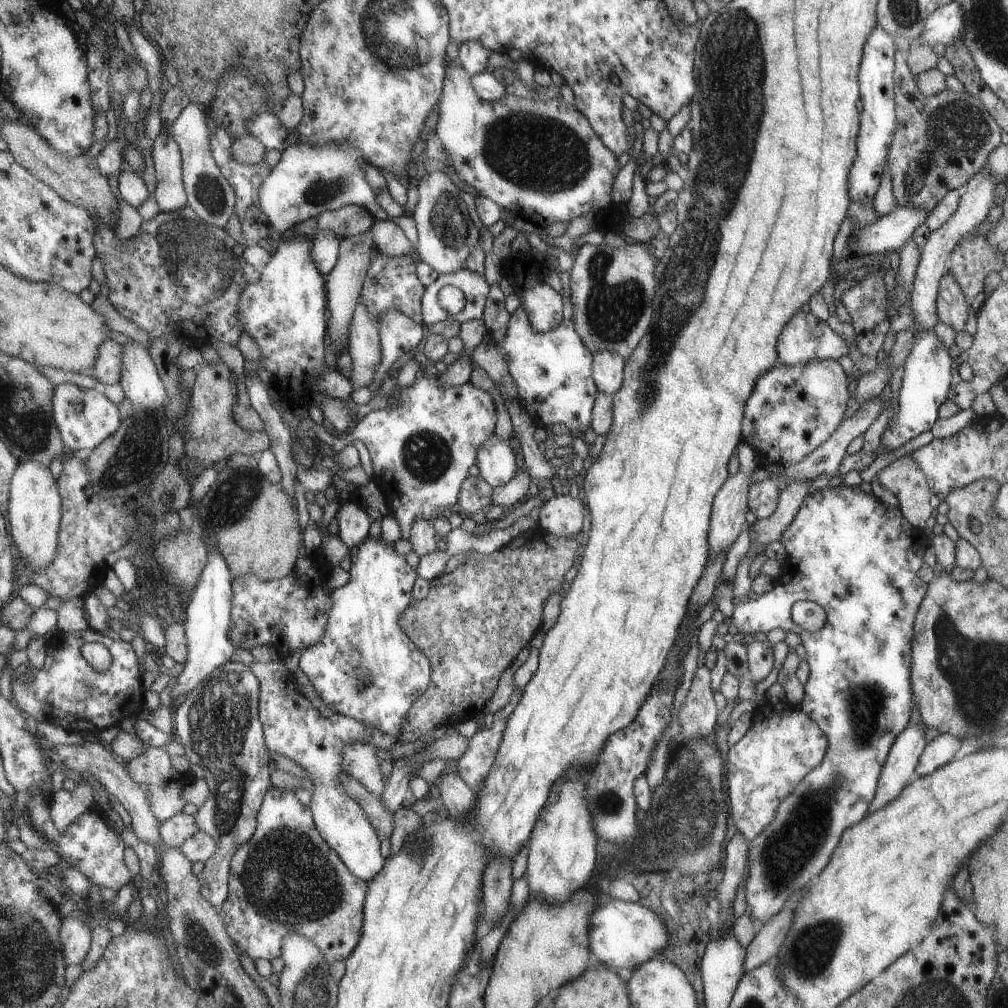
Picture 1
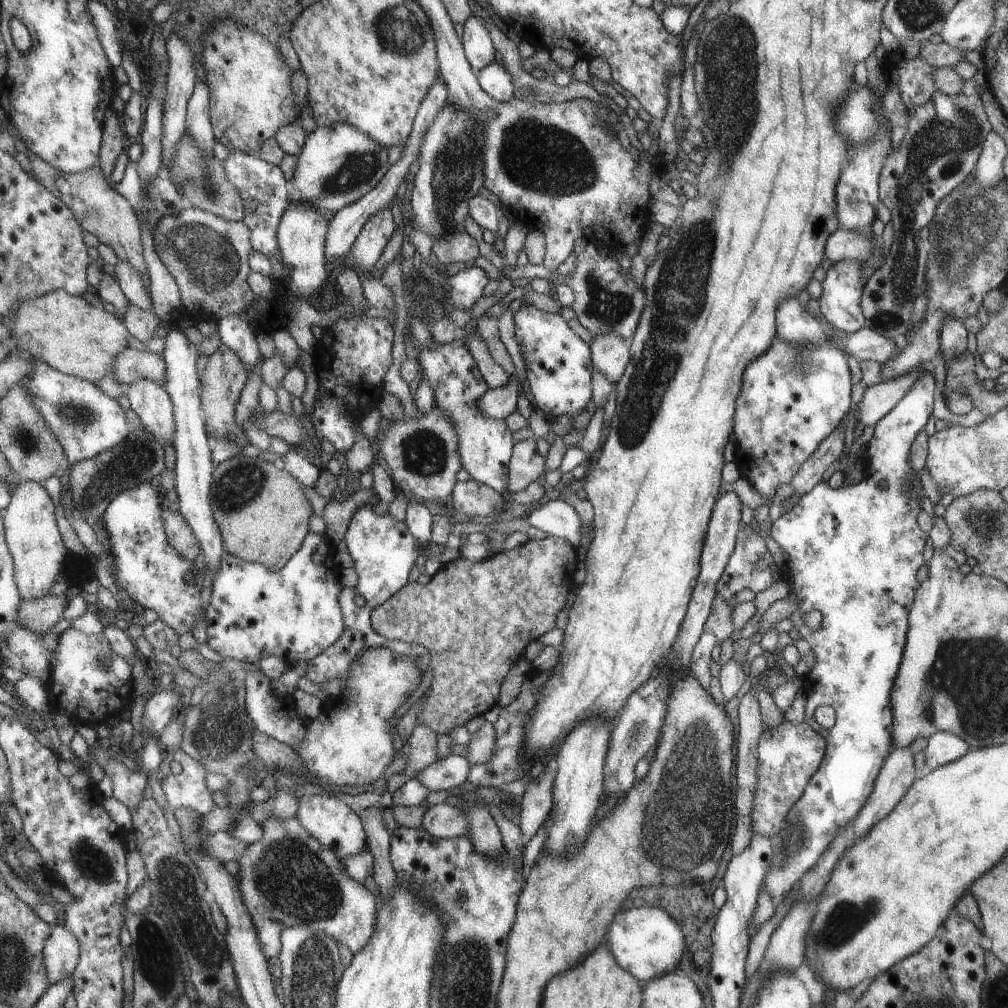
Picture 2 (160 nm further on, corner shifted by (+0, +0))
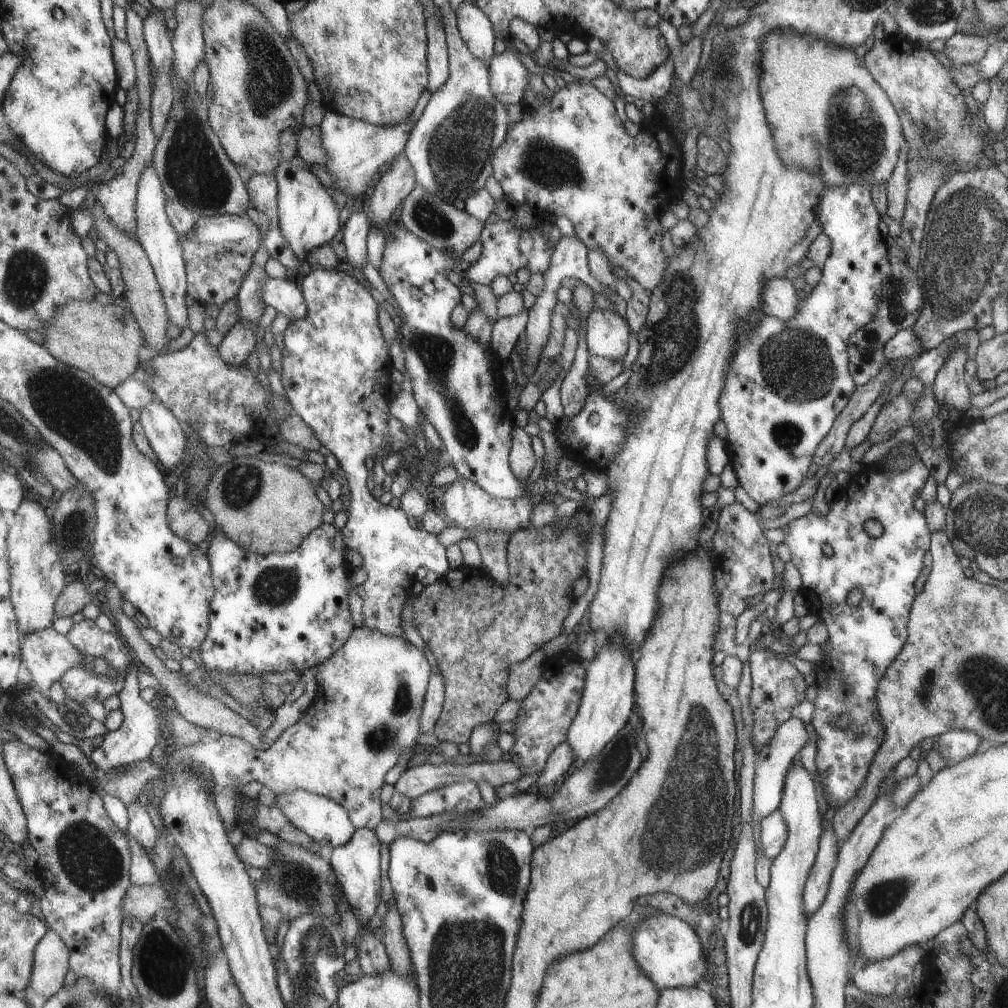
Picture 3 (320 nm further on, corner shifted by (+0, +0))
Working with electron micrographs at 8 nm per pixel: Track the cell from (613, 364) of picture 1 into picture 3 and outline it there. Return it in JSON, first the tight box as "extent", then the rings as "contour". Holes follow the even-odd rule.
{"extent":[585,308,629,360],"contour":[[[592,308],[585,320],[588,356],[623,360],[629,332],[627,321],[615,310]]]}

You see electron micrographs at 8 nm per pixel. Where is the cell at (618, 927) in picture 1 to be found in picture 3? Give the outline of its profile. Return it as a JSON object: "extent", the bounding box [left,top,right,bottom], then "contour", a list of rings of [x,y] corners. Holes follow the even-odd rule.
{"extent":[632,912,705,989],"contour":[[[654,912],[632,928],[632,954],[640,969],[659,989],[695,987],[705,972],[705,950],[698,934],[677,917]]]}

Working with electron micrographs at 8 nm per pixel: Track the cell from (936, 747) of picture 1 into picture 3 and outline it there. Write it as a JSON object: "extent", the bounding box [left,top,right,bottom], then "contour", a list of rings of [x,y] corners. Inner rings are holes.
{"extent":[935,730,980,766],"contour":[[[948,730],[935,742],[939,756],[946,760],[946,766],[957,764],[973,754],[980,741],[980,736],[972,730]]]}

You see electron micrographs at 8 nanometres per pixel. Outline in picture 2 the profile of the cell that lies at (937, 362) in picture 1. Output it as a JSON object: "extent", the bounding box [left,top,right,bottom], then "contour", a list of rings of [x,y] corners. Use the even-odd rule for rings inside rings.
{"extent":[762,372,935,900],"contour":[[[923,372],[920,377],[910,386],[908,393],[897,402],[893,408],[886,415],[883,415],[875,424],[874,431],[871,439],[867,443],[866,448],[866,464],[865,469],[867,470],[867,476],[865,479],[861,479],[858,484],[850,484],[847,486],[840,486],[837,489],[831,489],[827,482],[819,481],[811,490],[808,490],[803,494],[798,502],[789,510],[789,512],[784,512],[776,520],[772,522],[770,527],[770,535],[773,540],[777,542],[781,548],[783,548],[785,554],[788,556],[788,562],[785,564],[788,569],[787,576],[783,579],[783,584],[787,589],[787,593],[793,593],[795,595],[794,602],[796,609],[788,618],[793,624],[793,628],[797,630],[800,634],[800,638],[804,639],[807,644],[809,644],[811,650],[814,654],[814,664],[811,669],[808,670],[808,673],[803,678],[803,692],[806,698],[806,704],[804,708],[804,721],[812,727],[818,735],[822,735],[827,743],[824,750],[824,758],[820,762],[819,768],[815,773],[812,774],[811,780],[808,782],[805,790],[801,793],[800,800],[795,802],[791,809],[788,810],[787,820],[791,822],[799,821],[802,824],[802,829],[804,830],[804,836],[802,837],[802,844],[800,845],[800,850],[797,853],[792,853],[791,855],[784,854],[784,847],[782,842],[784,837],[779,836],[780,840],[778,846],[774,848],[774,857],[772,858],[772,864],[768,872],[764,875],[762,880],[762,886],[767,890],[772,900],[775,898],[783,898],[785,894],[791,888],[796,880],[800,879],[806,870],[816,864],[816,860],[821,856],[821,853],[824,853],[828,849],[829,841],[832,840],[833,835],[836,833],[837,829],[841,827],[850,826],[851,820],[855,818],[856,814],[860,812],[860,809],[863,808],[865,801],[867,800],[869,794],[872,793],[873,785],[875,784],[876,774],[880,772],[881,765],[884,764],[884,759],[887,757],[891,750],[891,732],[892,732],[892,703],[891,703],[891,690],[893,681],[895,681],[897,671],[900,666],[900,660],[903,656],[904,646],[907,643],[907,630],[908,630],[908,612],[912,608],[912,602],[915,600],[915,594],[917,588],[919,588],[919,582],[915,578],[915,572],[917,568],[923,564],[923,546],[925,546],[925,538],[927,538],[927,533],[923,534],[919,528],[917,528],[917,522],[915,522],[915,516],[917,516],[918,511],[920,510],[920,495],[923,494],[924,489],[919,482],[919,472],[917,475],[914,475],[911,470],[908,454],[911,443],[915,438],[915,435],[923,429],[927,418],[932,411],[933,406],[933,386],[935,386],[934,379],[932,374],[929,372]],[[808,610],[817,610],[820,612],[822,619],[820,622],[820,627],[816,630],[809,629],[804,627],[803,622],[801,621],[801,614],[807,612]],[[820,705],[829,705],[833,708],[836,719],[832,728],[824,729],[813,719],[813,710]]]}

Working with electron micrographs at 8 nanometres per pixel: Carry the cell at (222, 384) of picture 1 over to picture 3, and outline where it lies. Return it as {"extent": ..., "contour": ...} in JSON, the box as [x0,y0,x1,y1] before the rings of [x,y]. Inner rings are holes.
{"extent":[219,321,257,367],"contour":[[[237,321],[232,324],[219,344],[224,362],[232,367],[245,362],[249,352],[255,350],[257,330],[257,322]]]}

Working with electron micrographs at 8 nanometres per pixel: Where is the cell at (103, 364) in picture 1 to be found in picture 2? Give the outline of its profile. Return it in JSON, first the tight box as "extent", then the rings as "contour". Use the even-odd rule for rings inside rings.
{"extent":[113,347,168,386],"contour":[[[129,347],[118,355],[113,375],[126,386],[145,379],[165,386],[168,380],[168,364],[160,354]]]}

